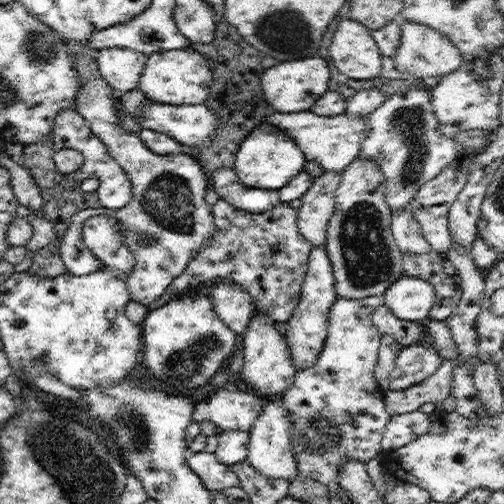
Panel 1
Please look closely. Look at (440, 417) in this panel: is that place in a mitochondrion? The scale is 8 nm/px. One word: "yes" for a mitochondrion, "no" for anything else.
no

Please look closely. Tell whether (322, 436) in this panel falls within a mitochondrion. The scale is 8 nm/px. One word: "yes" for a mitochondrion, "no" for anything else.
yes

